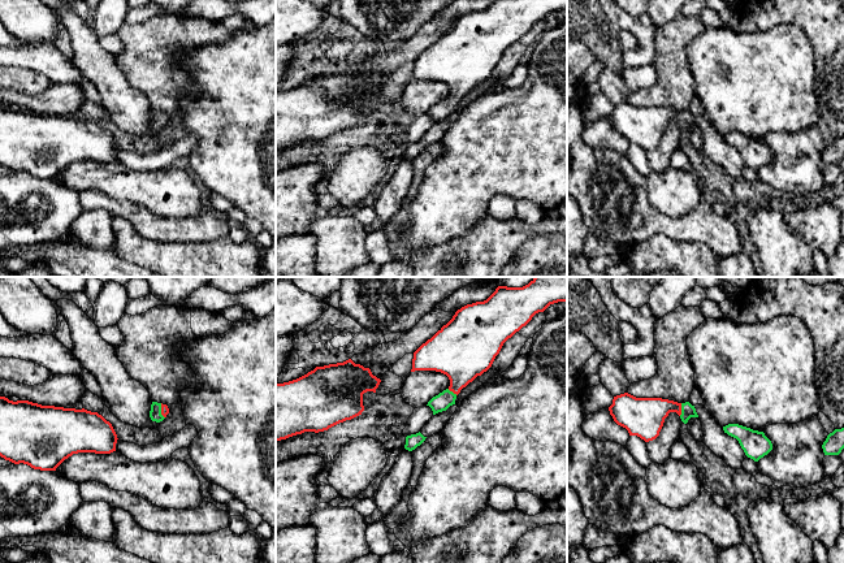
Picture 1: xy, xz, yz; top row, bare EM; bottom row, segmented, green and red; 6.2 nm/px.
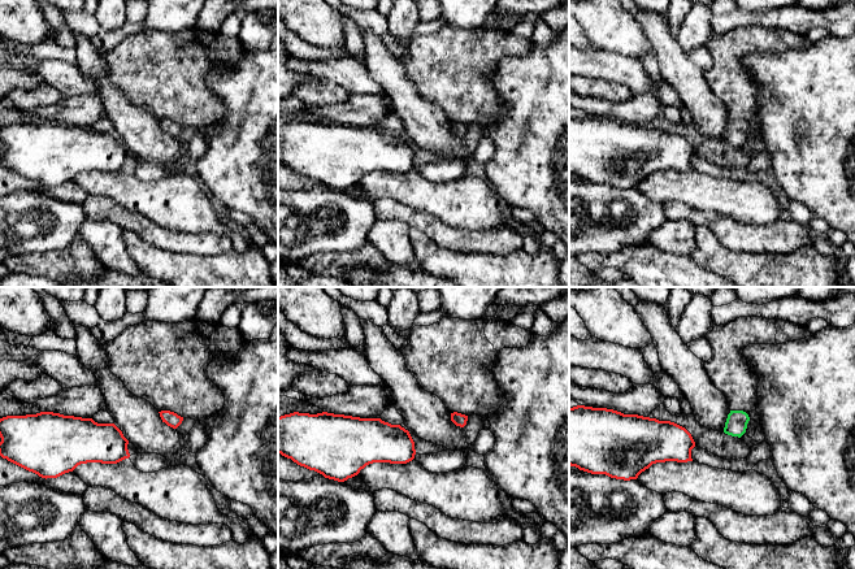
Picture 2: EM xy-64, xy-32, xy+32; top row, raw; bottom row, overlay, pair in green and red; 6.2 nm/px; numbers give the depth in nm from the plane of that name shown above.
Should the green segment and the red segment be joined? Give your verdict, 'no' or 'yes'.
yes

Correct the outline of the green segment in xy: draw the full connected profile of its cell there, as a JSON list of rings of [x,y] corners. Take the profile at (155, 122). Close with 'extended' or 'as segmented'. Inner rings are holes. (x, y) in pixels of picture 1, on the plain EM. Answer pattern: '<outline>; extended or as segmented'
[[[152,111],[150,120],[150,126],[152,130],[160,131],[166,126],[168,122],[169,117],[166,113]]]; extended

